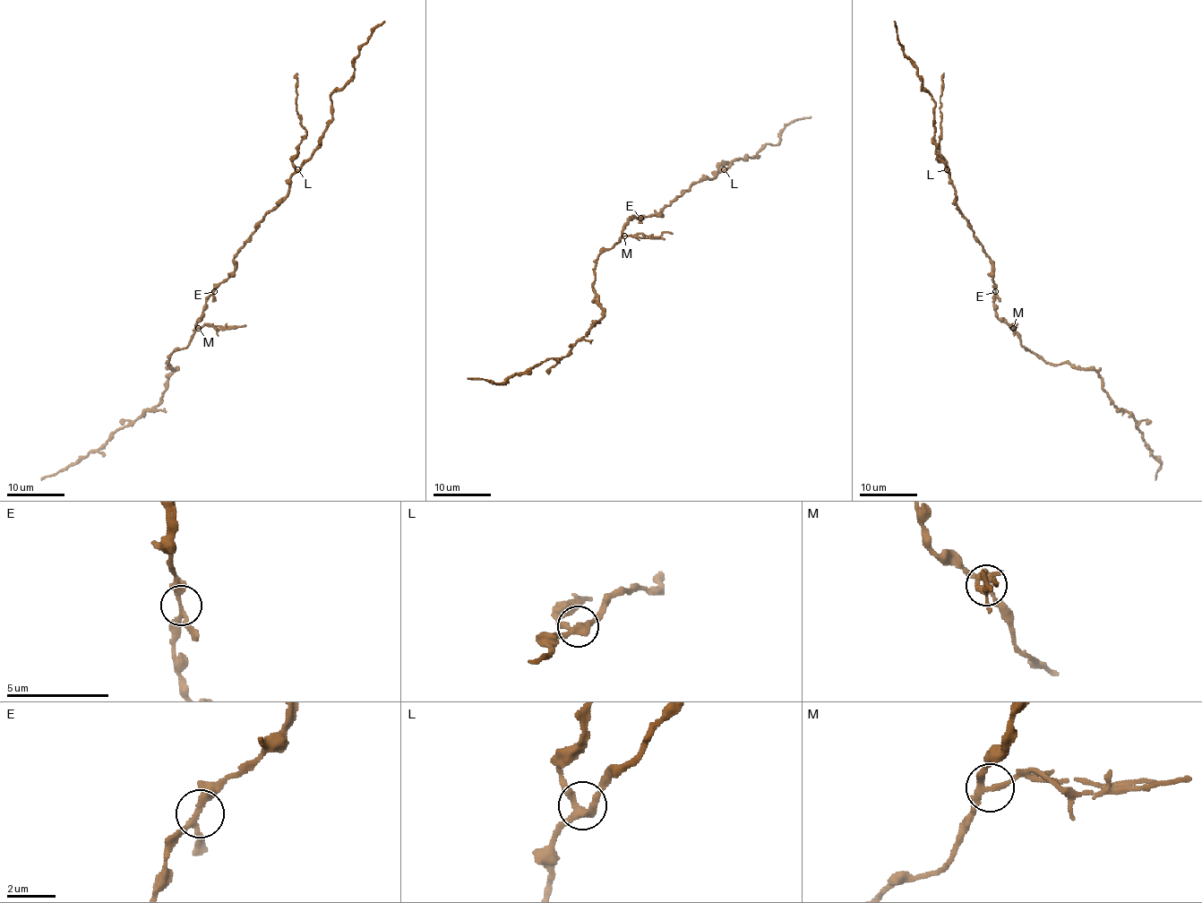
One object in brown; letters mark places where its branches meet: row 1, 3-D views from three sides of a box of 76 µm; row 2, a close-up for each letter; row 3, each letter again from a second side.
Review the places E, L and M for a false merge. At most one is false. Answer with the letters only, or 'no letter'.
M

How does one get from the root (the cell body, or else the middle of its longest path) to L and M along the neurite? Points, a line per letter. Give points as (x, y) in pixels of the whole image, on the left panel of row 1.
L: (212, 291), (234, 270), (234, 257), (255, 229), (255, 225), (287, 195), (288, 181), (297, 169)
M: (212, 291), (205, 303), (203, 314), (196, 322), (198, 327)

